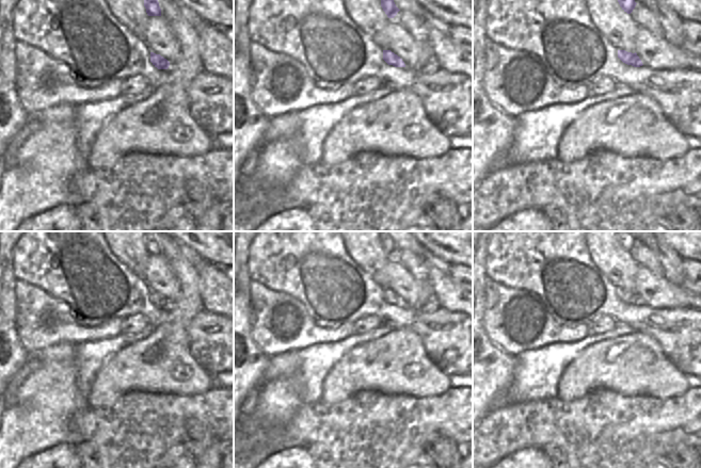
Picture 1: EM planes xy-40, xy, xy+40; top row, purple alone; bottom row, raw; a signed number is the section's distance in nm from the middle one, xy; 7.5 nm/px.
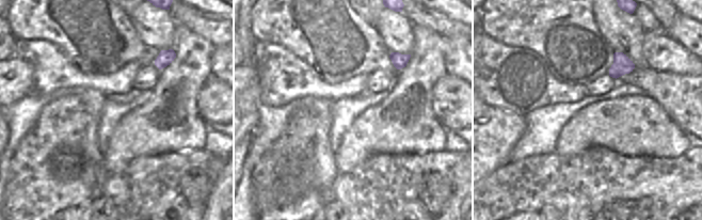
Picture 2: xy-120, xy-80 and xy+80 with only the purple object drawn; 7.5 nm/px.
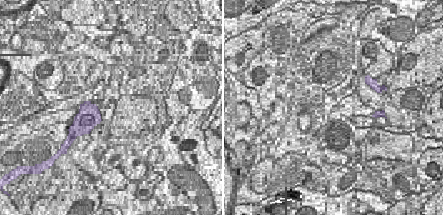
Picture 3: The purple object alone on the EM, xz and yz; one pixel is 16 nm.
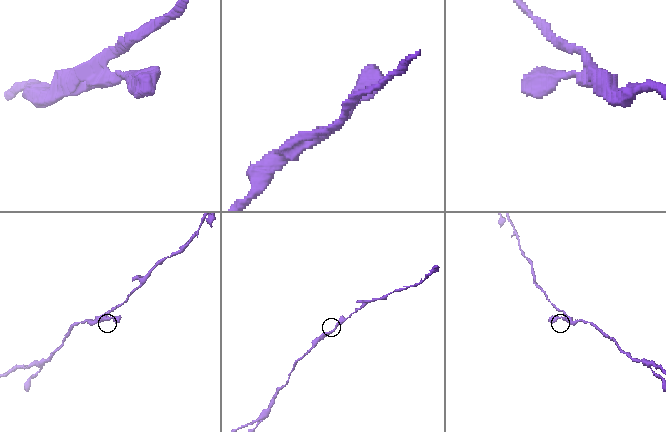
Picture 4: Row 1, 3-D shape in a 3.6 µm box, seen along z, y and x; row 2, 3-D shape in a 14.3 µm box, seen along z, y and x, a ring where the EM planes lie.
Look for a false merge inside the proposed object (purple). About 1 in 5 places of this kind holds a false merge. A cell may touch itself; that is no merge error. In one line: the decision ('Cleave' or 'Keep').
Keep

